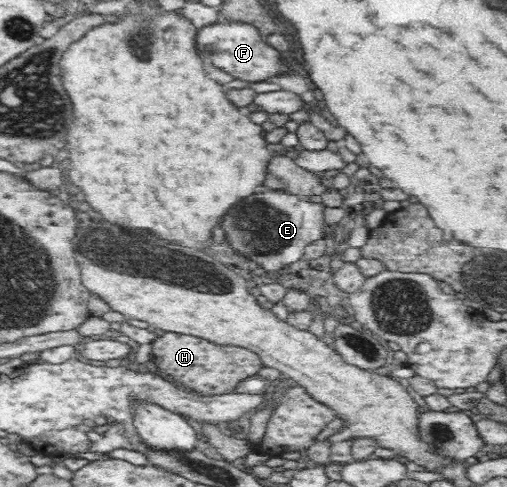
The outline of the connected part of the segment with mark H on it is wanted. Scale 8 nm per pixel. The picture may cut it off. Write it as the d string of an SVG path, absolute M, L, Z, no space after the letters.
M166 332L154 341L152 359L178 383L194 389L200 395L222 396L230 394L241 381L257 375L263 369L259 355L242 346L214 344L206 338Z

